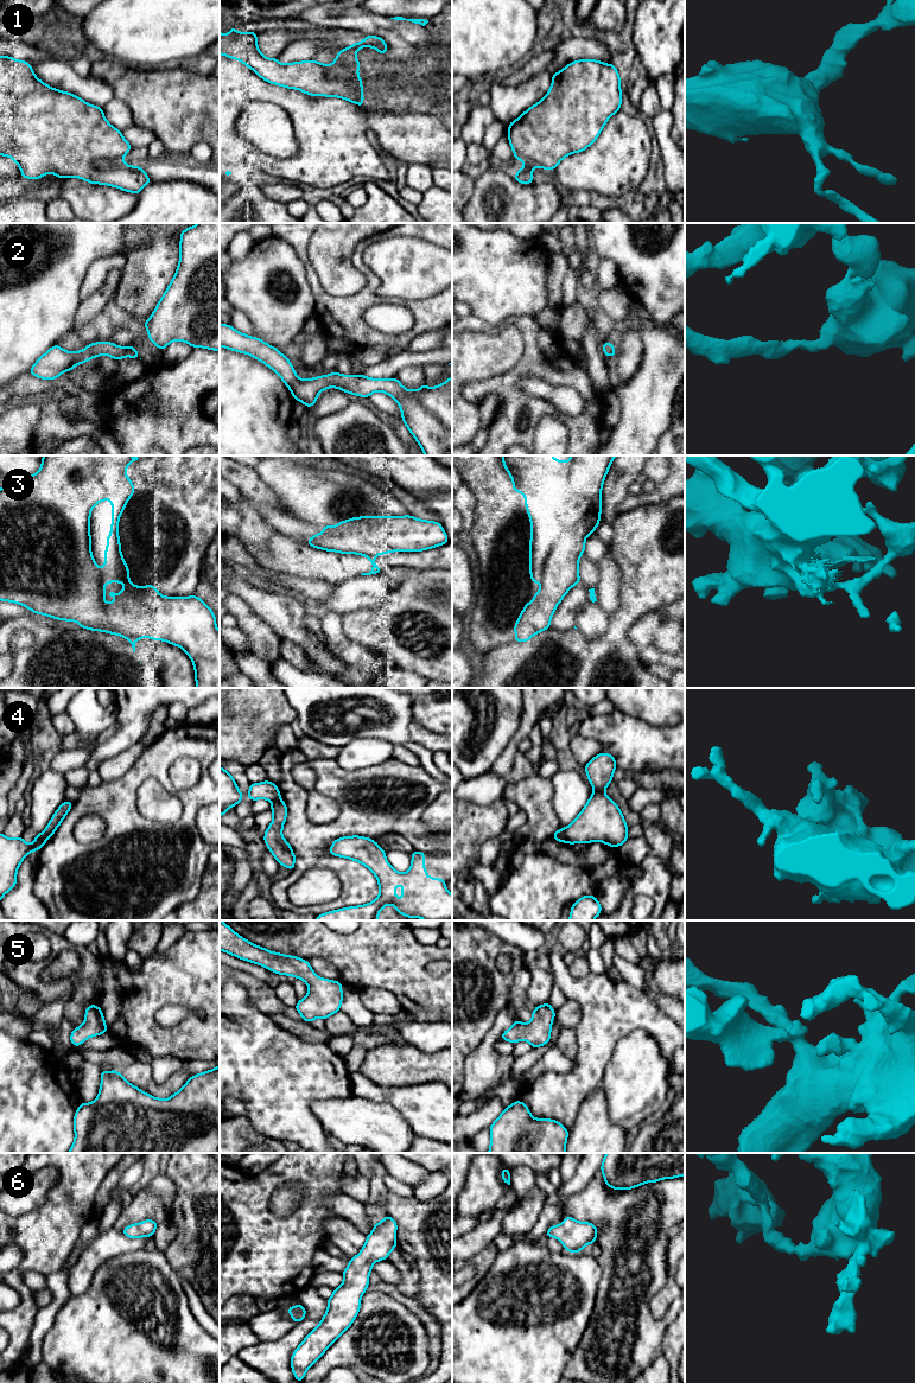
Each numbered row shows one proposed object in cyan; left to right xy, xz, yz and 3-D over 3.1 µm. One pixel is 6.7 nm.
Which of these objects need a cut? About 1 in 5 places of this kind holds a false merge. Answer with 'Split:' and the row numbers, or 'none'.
Split: 4

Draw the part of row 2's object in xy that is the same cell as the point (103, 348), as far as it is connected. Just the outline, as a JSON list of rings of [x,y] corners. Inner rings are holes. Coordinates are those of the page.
[[[109,340],[87,344],[84,350],[74,352],[56,344],[37,359],[28,374],[42,380],[56,380],[64,371],[71,371],[75,365],[101,355],[109,356],[115,361],[123,357],[140,358],[139,352],[132,345],[117,346]]]

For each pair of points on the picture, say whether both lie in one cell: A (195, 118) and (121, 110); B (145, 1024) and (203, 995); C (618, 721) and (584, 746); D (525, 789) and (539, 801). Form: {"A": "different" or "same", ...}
{"A": "different", "B": "same", "C": "different", "D": "same"}

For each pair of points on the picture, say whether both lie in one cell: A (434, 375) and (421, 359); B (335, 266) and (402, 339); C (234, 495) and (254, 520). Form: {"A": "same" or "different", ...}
{"A": "different", "B": "different", "C": "different"}

